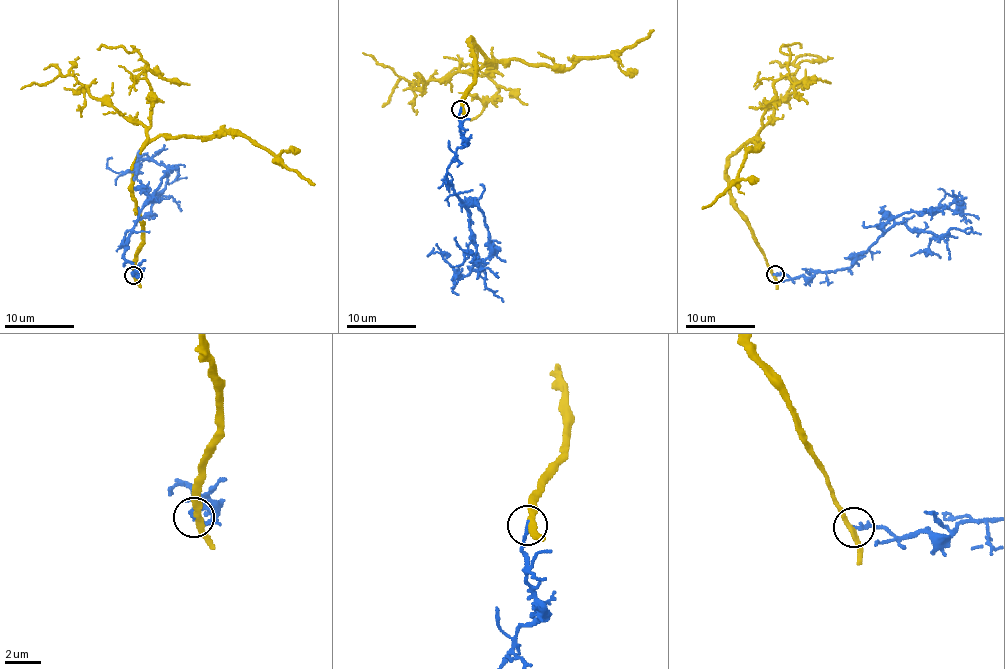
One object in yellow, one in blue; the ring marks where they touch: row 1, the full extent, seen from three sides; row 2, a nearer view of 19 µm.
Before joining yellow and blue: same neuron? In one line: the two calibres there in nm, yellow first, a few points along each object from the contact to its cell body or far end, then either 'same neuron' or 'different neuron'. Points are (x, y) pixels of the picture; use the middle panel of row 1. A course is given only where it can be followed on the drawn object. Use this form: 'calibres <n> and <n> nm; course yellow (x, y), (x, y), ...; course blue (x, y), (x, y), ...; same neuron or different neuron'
calibres 280 and 220 nm; course yellow (461, 108), (473, 80), (471, 37), (474, 46), (491, 59), (571, 67), (580, 59), (617, 55), (653, 30); course blue (460, 108), (465, 142), (447, 183), (483, 214), (489, 254), (460, 276), (435, 251), (428, 256), (434, 248); different neuron

